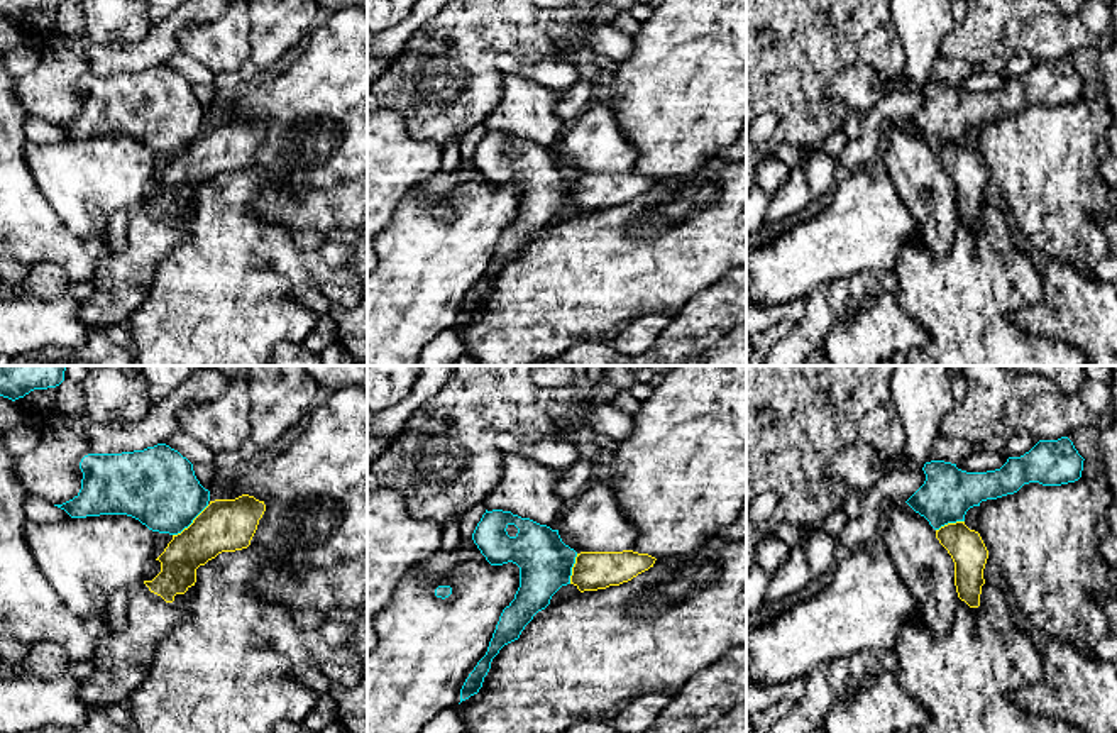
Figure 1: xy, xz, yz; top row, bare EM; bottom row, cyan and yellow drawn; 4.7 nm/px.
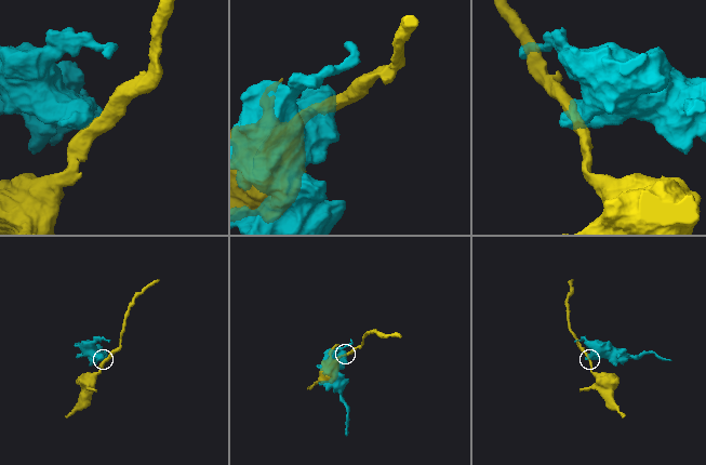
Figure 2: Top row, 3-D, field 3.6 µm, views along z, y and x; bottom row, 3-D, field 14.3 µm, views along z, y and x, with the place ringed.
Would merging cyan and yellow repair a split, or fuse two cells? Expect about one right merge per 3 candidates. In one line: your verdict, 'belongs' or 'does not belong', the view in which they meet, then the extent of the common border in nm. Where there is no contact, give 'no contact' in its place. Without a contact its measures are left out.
does not belong; contact in xy; length 220 nm

